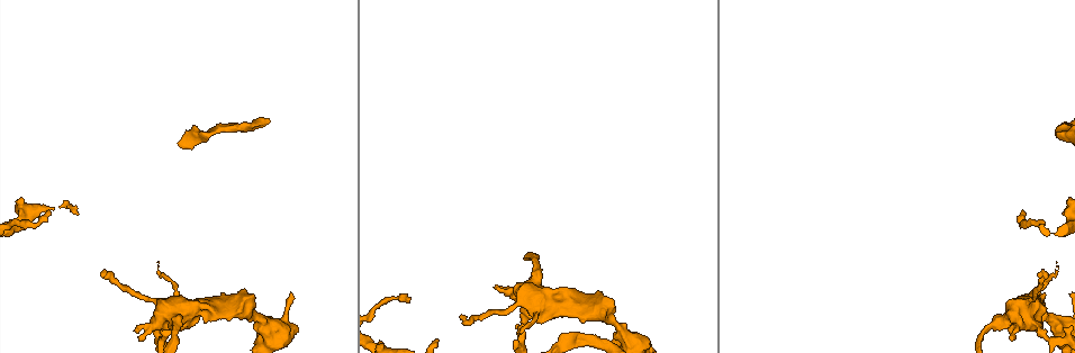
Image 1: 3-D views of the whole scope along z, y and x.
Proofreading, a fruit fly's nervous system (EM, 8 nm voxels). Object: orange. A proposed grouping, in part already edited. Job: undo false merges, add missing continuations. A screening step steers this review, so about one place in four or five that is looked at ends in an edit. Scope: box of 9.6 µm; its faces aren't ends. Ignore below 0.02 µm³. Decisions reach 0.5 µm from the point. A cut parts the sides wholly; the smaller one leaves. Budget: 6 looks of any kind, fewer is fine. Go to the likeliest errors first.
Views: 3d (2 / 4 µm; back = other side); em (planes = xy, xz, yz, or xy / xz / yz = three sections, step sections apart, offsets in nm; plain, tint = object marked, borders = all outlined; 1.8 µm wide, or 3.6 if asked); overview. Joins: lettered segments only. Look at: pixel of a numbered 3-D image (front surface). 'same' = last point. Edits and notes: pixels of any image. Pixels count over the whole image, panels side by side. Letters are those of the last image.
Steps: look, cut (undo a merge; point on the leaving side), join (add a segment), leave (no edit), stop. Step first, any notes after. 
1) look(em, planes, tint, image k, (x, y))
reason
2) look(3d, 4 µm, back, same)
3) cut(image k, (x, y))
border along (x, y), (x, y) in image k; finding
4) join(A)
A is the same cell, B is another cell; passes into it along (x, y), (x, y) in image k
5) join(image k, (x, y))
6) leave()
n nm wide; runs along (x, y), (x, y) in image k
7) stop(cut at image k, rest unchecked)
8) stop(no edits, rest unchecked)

look(3d, 4 µm, image 1, (136, 331))

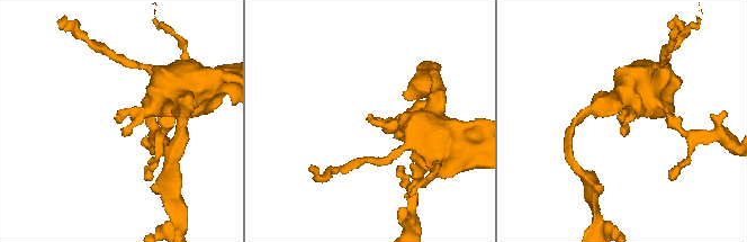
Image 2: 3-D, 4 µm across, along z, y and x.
look(em, xz, step 16, tint, image 2, (619, 117))

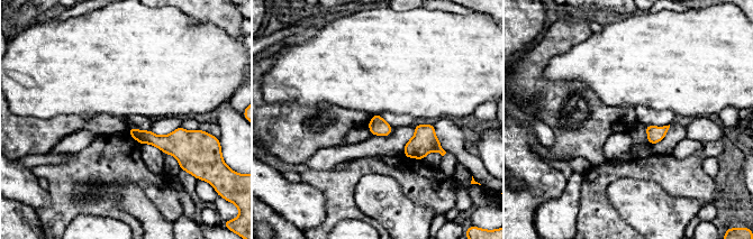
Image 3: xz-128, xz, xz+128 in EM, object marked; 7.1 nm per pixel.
look(em, planes, borders, same)

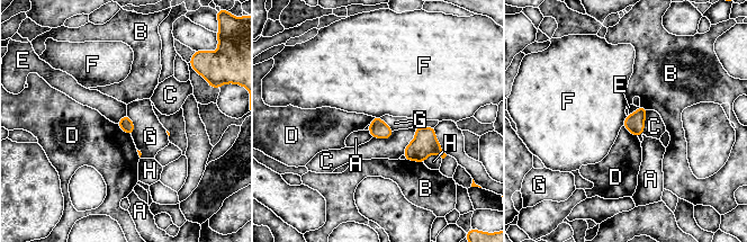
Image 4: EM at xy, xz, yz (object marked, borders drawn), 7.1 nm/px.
leave()
C touches over 220 nm; A, B, C, D, E, F, G and H are other cells; border along (127, 114), (133, 124), (132, 134) in image 4; none of them fits

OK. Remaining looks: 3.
look(em, xz, step 8, tint, image 1, (1025, 211))
tapers out

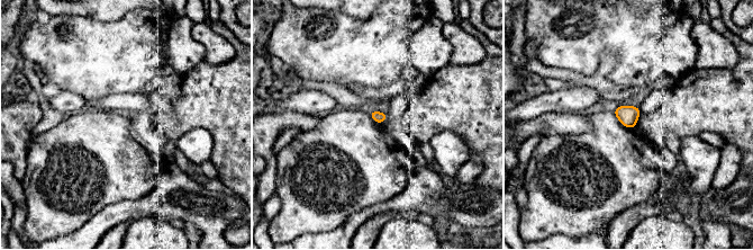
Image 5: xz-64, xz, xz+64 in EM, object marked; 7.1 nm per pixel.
look(em, planes, tint, same)
cut it another way

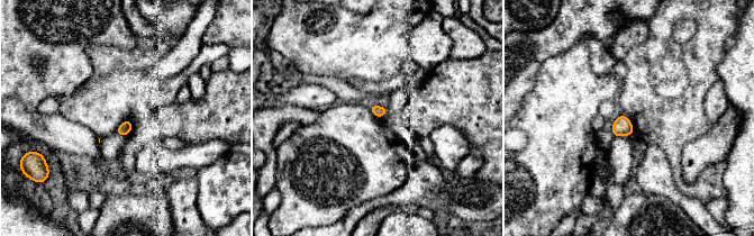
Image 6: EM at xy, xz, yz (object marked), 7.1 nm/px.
look(em, planes, borders, same)
see the neighbours

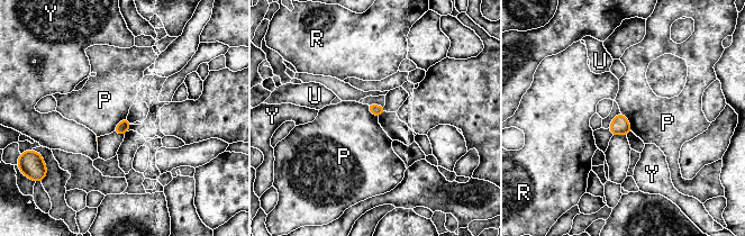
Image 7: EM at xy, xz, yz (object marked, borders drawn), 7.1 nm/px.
leave()
P, R, U and Y are other cells; border along (620, 111), (629, 123), (632, 130) in image 7; none of them fits

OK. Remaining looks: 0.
stop(no edits, rest unchecked)

